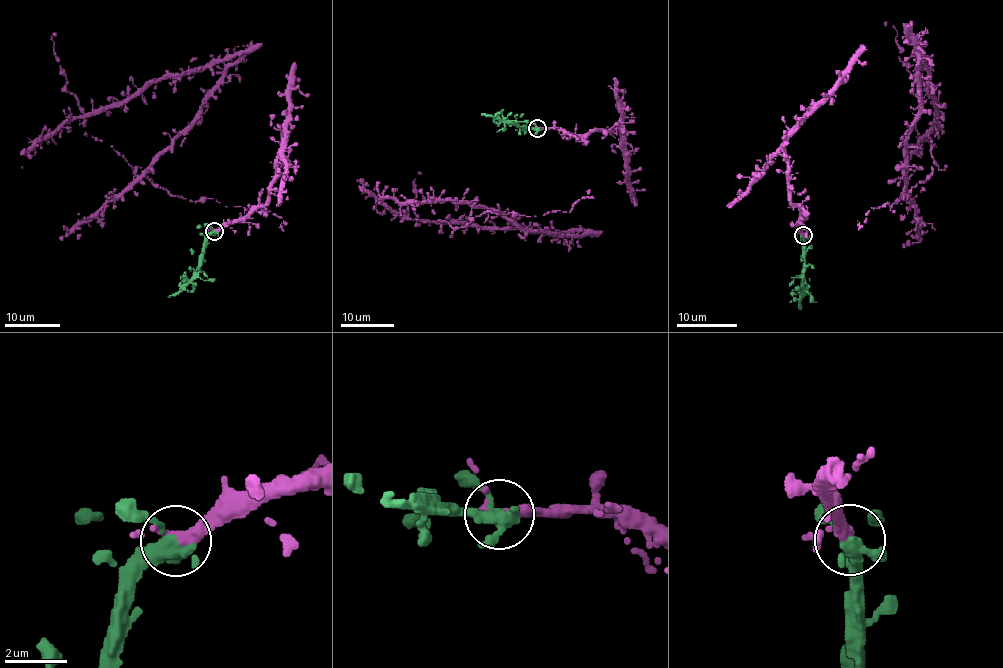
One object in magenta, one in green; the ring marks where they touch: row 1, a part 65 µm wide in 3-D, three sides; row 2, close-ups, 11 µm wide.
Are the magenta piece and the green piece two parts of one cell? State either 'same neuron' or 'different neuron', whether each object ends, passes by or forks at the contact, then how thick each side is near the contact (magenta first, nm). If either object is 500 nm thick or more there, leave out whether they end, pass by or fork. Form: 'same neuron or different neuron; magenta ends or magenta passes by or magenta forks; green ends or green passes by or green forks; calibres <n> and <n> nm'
same neuron; magenta passes by; green forks; calibres 300 and 340 nm

